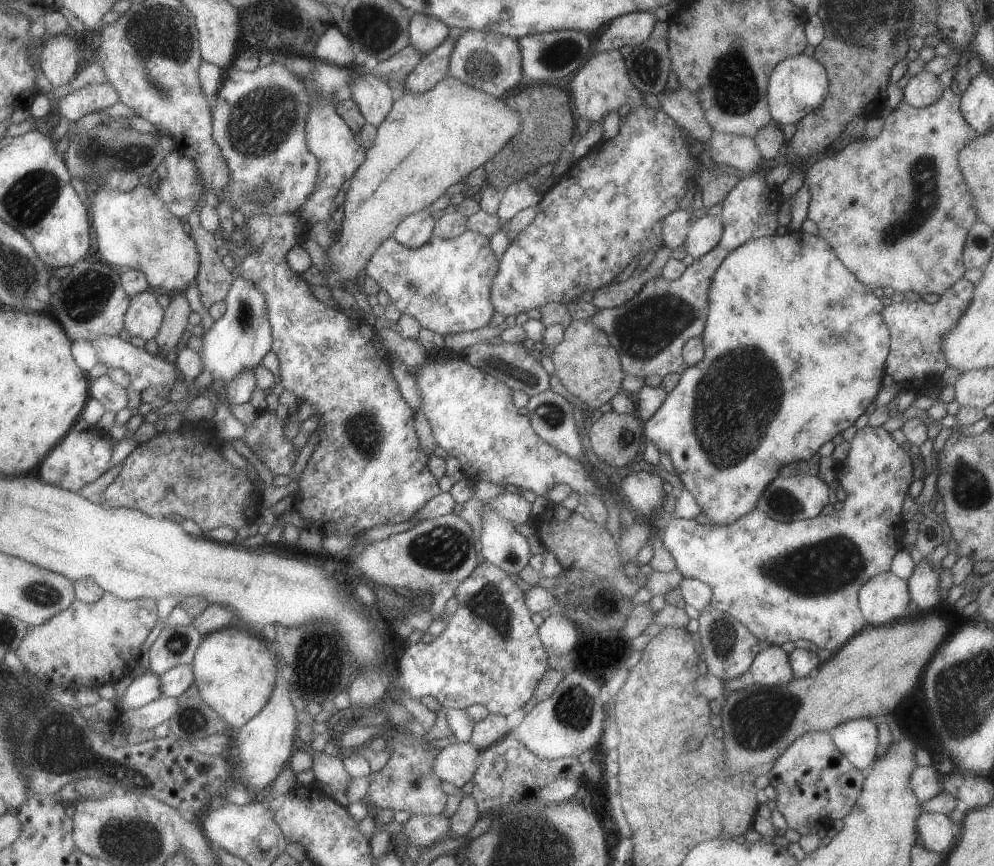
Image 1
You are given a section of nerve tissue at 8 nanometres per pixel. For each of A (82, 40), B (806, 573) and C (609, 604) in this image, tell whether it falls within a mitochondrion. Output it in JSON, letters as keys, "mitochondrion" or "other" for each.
{"A":"other","B":"mitochondrion","C":"other"}

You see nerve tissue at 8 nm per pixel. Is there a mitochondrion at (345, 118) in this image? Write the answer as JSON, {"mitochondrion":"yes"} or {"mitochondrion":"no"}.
{"mitochondrion":"no"}

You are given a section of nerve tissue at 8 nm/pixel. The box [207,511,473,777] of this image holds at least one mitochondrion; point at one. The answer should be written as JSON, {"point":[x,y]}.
{"point":[318,660]}

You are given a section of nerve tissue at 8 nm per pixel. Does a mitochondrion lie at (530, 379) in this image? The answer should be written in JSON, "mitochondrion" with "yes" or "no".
{"mitochondrion":"yes"}

